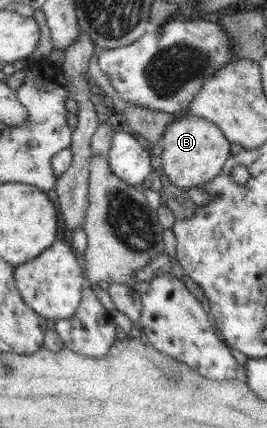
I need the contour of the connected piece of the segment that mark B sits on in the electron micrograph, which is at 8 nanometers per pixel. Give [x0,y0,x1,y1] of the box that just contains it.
[161,113,232,191]

